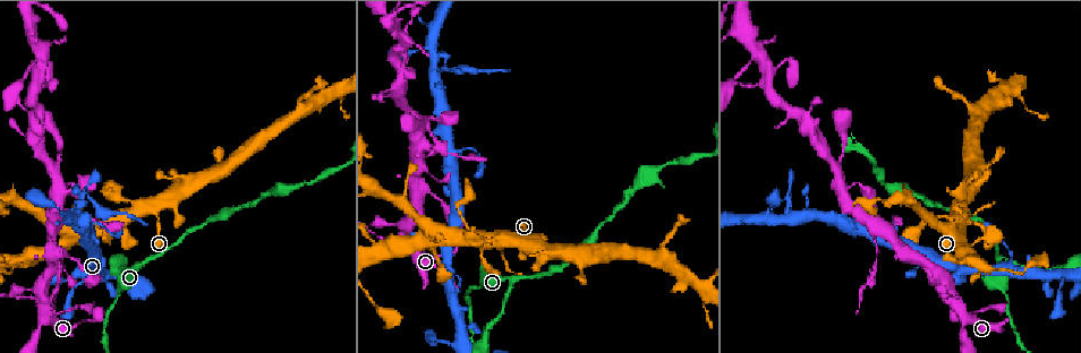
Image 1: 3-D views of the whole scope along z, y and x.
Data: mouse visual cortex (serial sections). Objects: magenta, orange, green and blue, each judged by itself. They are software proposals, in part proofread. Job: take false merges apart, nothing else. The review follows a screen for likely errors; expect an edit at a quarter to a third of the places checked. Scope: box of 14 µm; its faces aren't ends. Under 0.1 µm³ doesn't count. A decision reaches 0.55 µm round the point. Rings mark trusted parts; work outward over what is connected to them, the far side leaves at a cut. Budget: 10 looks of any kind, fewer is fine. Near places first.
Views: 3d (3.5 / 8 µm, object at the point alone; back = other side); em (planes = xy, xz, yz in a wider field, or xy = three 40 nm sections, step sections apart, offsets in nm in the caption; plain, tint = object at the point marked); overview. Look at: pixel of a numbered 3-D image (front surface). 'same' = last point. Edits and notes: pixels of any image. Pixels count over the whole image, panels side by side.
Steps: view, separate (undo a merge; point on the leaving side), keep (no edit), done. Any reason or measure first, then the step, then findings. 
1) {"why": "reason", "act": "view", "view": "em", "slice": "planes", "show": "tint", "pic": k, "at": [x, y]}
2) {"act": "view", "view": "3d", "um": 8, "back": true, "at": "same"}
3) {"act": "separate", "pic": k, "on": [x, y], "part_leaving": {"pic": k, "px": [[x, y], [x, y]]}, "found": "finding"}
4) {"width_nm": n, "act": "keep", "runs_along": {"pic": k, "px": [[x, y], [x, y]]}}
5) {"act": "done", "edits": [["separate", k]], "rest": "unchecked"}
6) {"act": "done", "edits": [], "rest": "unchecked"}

{"why": "arms part here", "act": "view", "view": "3d", "um": 3.5, "pic": 1, "at": [148, 259]}

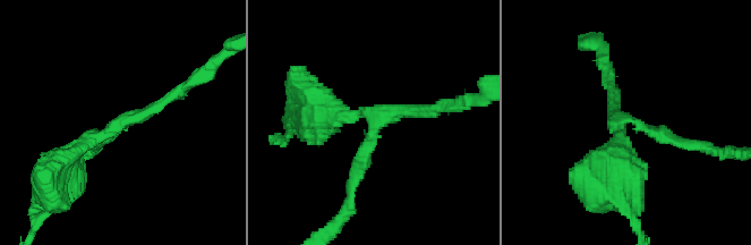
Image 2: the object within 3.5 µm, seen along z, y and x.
{"arms": 3, "arm_widths_nm": [150, 200, 300], "act": "view", "view": "em", "slice": "xy", "step": 3, "show": "plain", "pic": 2, "at": [373, 111]}

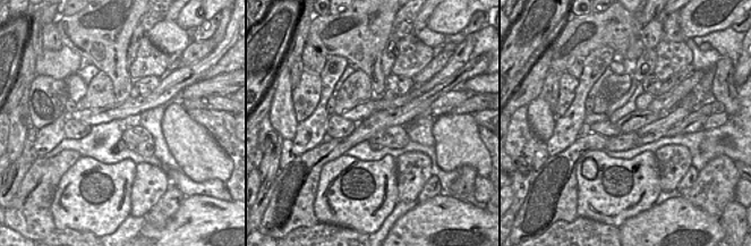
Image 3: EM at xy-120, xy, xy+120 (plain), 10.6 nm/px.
{"why": "where the object lies", "act": "view", "view": "em", "slice": "xy", "step": 3, "show": "tint", "at": "same"}

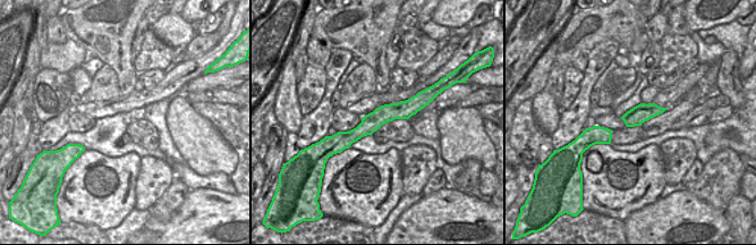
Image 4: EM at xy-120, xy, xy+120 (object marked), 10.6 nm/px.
{"act": "keep", "runs_along": {"pic": 4, "px": [[423, 100], [333, 138]]}, "found": "one cell here"}

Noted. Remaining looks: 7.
{"act": "view", "view": "3d", "um": 8, "pic": 1, "at": [41, 288]}

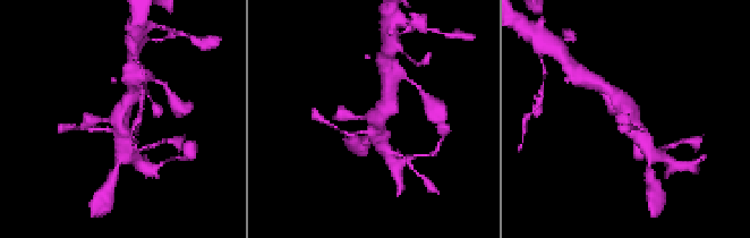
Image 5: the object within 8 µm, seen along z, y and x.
{"why": "closer look", "act": "view", "view": "3d", "um": 3.5, "pic": 5, "at": [118, 120]}

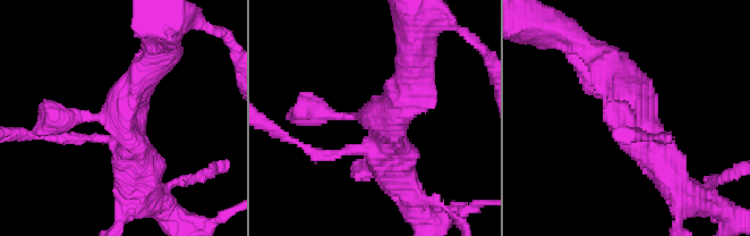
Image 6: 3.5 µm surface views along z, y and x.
{"act": "view", "view": "em", "slice": "xy", "step": 1, "show": "tint", "pic": 6, "at": [125, 111]}

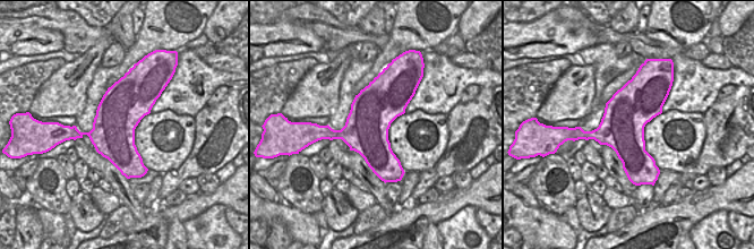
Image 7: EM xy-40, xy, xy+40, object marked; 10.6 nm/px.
{"act": "keep", "found": "all the same cell"}

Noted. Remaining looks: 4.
{"why": "sharp bend", "act": "view", "view": "3d", "um": 3.5, "pic": 1, "at": [446, 66]}

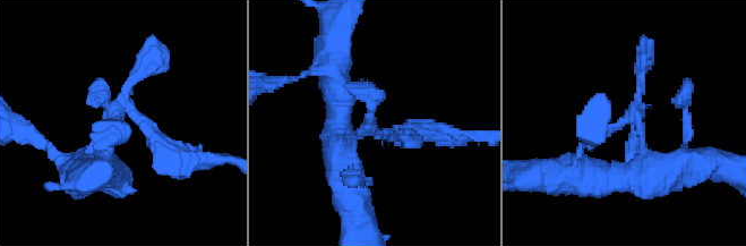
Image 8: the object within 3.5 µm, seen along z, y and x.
{"act": "view", "view": "em", "slice": "xy", "step": 2, "show": "tint", "pic": 8, "at": [118, 111]}

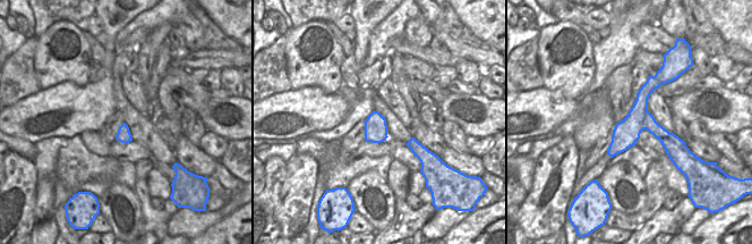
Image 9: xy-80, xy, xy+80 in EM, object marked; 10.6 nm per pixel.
{"act": "separate", "pic": 8, "on": [629, 144], "found": "a second cell is stuck on"}

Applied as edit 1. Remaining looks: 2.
{"why": "thick turns thin", "act": "view", "view": "3d", "um": 8, "pic": 1, "at": [316, 179]}

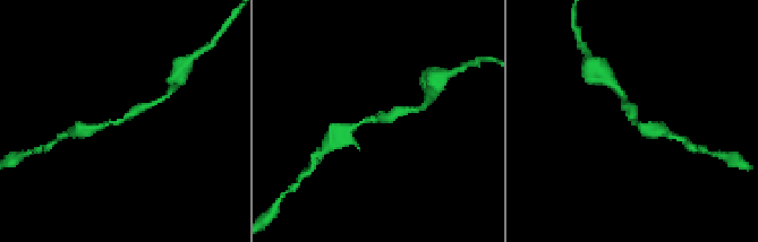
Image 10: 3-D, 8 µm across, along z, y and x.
{"arm_widths_nm": [150, 300], "act": "view", "view": "em", "slice": "xy", "step": 3, "show": "tint", "pic": 10, "at": [632, 119]}

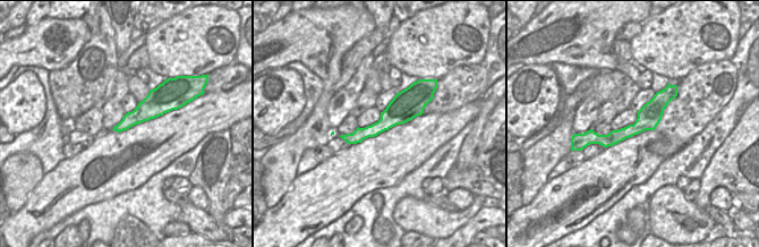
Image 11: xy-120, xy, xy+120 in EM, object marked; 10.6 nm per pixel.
{"act": "keep", "runs_along": {"pic": 11, "px": [[670, 96], [634, 129], [587, 138]]}, "found": "one cell here"}

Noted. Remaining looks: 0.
{"act": "done", "edits": [["separate", 8]], "rest": "unchecked"}

